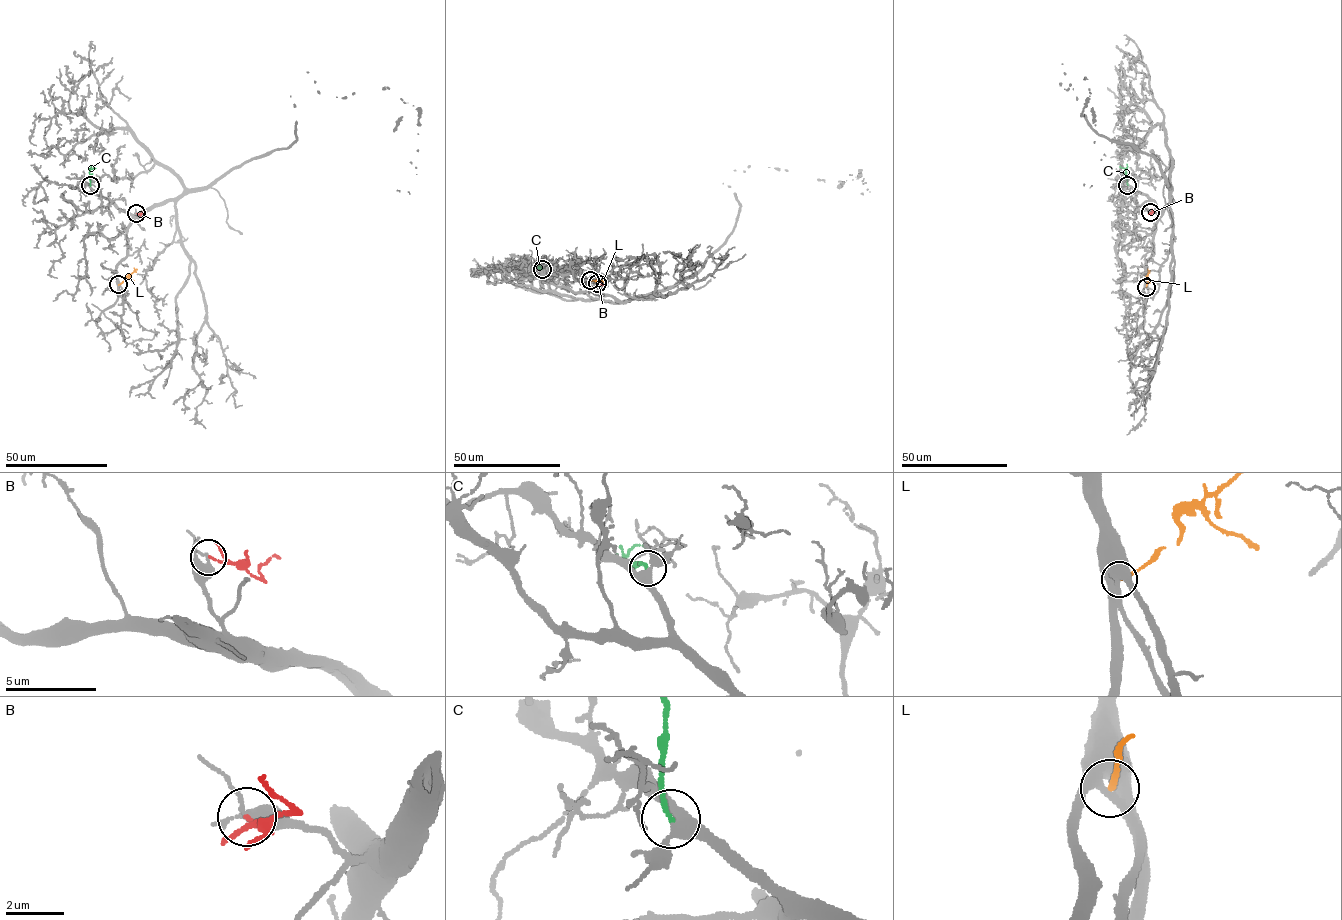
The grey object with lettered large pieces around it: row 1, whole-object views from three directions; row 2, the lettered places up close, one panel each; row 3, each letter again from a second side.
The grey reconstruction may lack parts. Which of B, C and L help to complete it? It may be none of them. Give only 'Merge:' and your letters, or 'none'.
Merge: C

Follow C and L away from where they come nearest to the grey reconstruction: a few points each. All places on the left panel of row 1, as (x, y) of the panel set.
C: (90, 185), (89, 170), (95, 168)
L: (119, 284), (137, 269)

